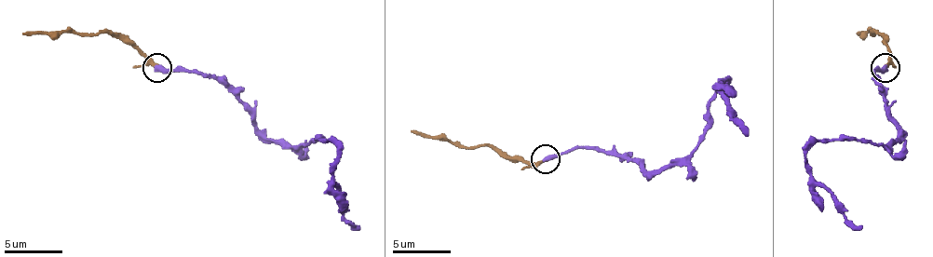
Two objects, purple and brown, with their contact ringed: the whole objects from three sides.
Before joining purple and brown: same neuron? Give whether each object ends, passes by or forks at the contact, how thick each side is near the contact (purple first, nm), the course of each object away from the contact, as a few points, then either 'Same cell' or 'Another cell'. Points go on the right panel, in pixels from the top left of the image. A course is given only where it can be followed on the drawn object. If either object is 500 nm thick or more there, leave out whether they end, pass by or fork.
At the ring purple ends. At the ring brown passes by. Thickness 480 nm (purple) against 200 nm. Course of purple: (885, 66), (873, 73), (897, 139), (873, 144), (858, 139), (818, 139), (806, 151), (812, 177), (861, 229). Course of brown: (885, 66), (887, 47), (876, 32), (856, 34). Same cell

